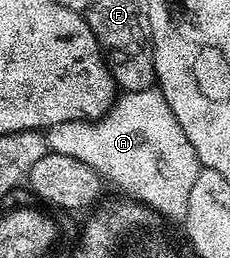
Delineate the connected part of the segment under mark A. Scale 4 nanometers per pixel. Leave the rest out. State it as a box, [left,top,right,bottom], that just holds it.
[47,88,203,220]

